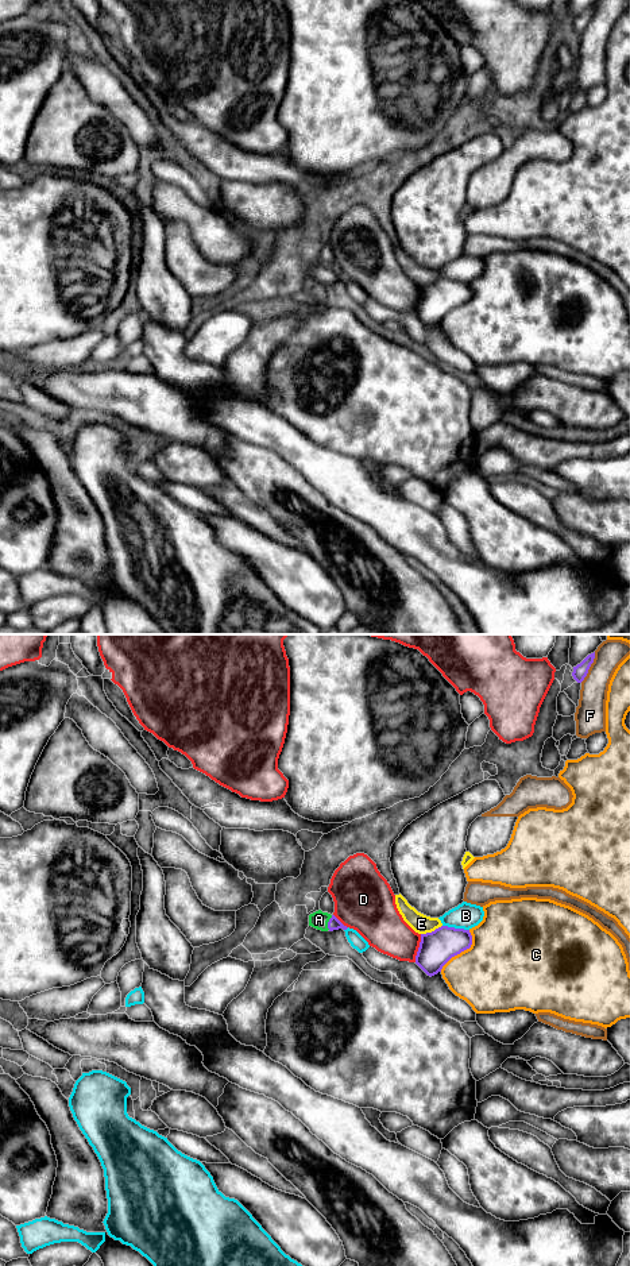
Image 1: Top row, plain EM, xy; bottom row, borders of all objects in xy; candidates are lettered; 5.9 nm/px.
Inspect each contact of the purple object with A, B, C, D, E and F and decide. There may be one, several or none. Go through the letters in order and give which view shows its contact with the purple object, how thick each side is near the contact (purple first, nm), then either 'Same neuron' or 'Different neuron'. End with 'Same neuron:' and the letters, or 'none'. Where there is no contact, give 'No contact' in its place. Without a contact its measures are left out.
A: Touches purple in xy. Thickness 70 nm (purple) against 110 nm. Same neuron
B: Touches purple in xy. Thickness 200 nm (purple) against 160 nm. Different neuron
C: Touches purple in xy. Thickness 200 nm (purple) against 460 nm. Different neuron
D: Touches purple in xy. Thickness 200 nm (purple) against 260 nm. Different neuron
E: Touches purple in xy. Thickness 200 nm (purple) against 120 nm. Different neuron
F: Touches purple in xy. Thickness 90 nm (purple) against 160 nm. Different neuron
Same neuron: A

